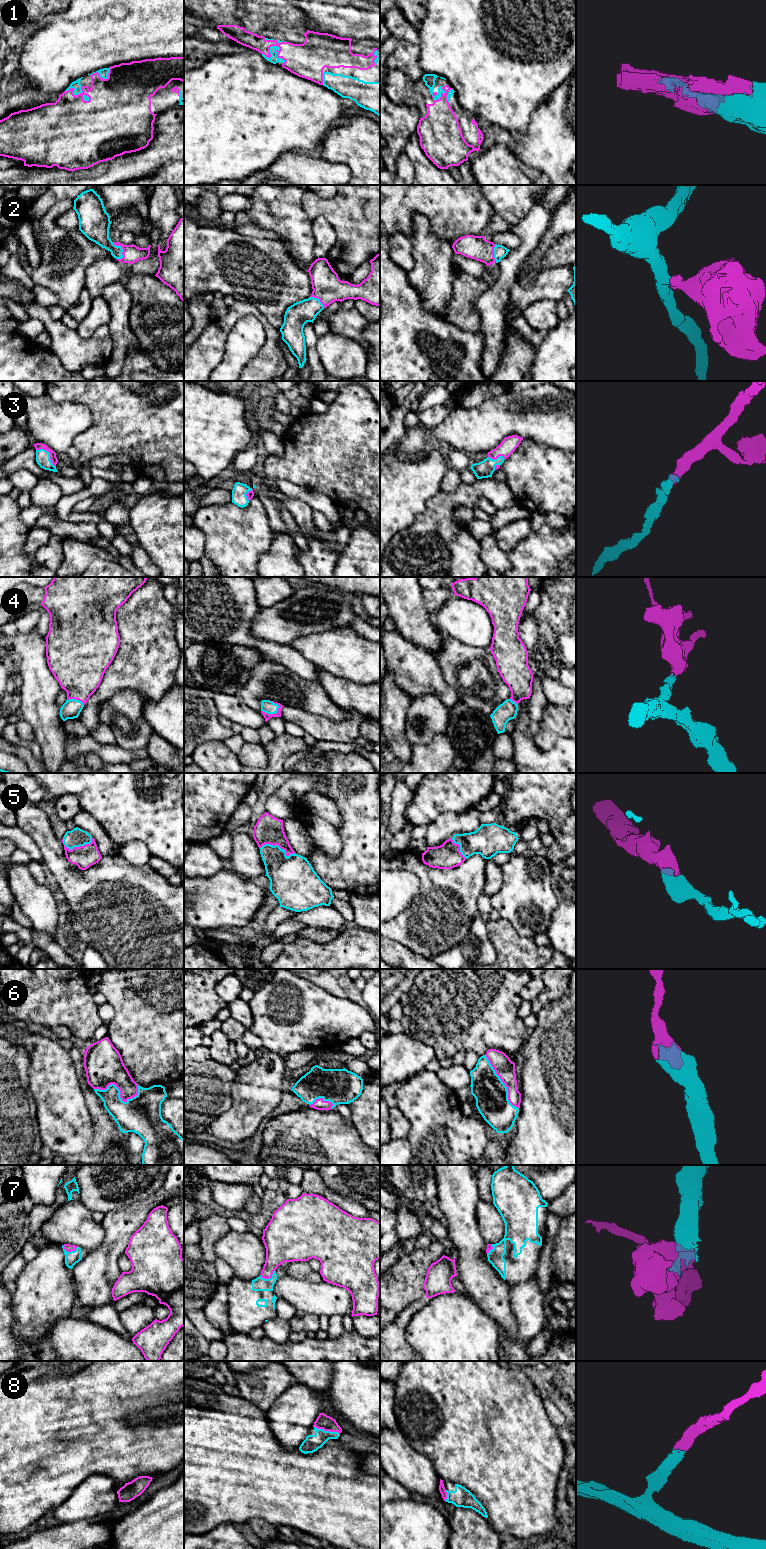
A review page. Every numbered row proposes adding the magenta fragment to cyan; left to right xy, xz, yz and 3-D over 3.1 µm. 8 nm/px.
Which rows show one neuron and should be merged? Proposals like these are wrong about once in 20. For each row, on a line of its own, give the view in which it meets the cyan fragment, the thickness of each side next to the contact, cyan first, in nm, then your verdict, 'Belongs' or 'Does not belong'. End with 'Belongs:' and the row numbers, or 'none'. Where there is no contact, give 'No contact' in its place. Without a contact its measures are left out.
1: Touches cyan in xz. Thickness 70 nm (cyan) against 260 nm. Belongs
2: Touches cyan in xy. Thickness 190 nm (cyan) against 140 nm. Belongs
3: Touches cyan in xy. Thickness 110 nm (cyan) against 60 nm. Belongs
4: Touches cyan in xz. Thickness 110 nm (cyan) against 50 nm. Belongs
5: Touches cyan in xz. Thickness 280 nm (cyan) against 220 nm. Belongs
6: Touches cyan in xy. Thickness 300 nm (cyan) against 300 nm. Belongs
7: Touches cyan in xy. Thickness 110 nm (cyan) against 60 nm. Belongs
8: Touches cyan in xz. Thickness 140 nm (cyan) against 120 nm. Belongs
Belongs: 1, 2, 3, 4, 5, 6, 7, 8

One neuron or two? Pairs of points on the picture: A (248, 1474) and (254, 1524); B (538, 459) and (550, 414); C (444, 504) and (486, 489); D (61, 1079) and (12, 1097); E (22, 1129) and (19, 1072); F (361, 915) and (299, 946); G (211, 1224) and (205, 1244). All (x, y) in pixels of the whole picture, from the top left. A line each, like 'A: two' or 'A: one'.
A: two
B: two
C: one
D: two
E: one
F: two
G: one

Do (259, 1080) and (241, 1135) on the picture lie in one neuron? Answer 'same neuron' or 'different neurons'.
same neuron

